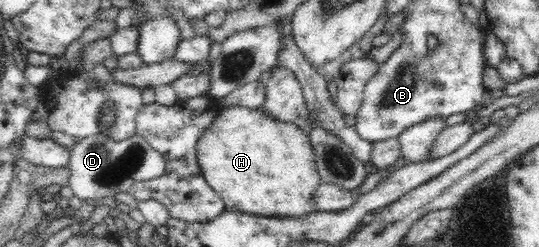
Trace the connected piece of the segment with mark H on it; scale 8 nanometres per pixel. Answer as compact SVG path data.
M260 108L219 109L214 123L199 137L197 158L208 185L224 200L226 211L274 218L318 212L313 197L323 181L308 134L292 123L272 120Z

